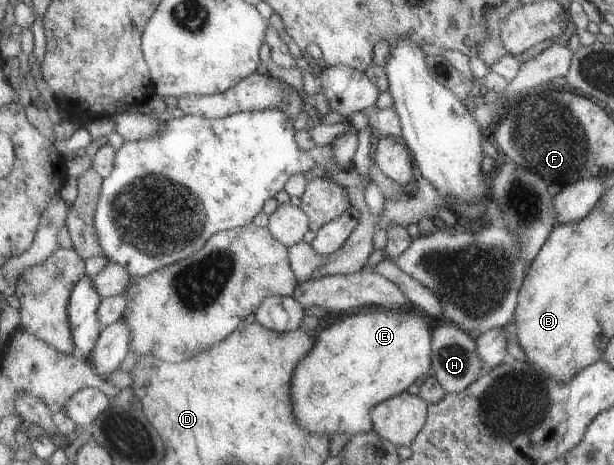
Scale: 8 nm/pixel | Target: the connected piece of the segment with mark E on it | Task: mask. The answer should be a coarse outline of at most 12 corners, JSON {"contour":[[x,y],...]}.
{"contour":[[416,310],[317,334],[292,377],[309,433],[374,431],[373,408],[428,370]]}

